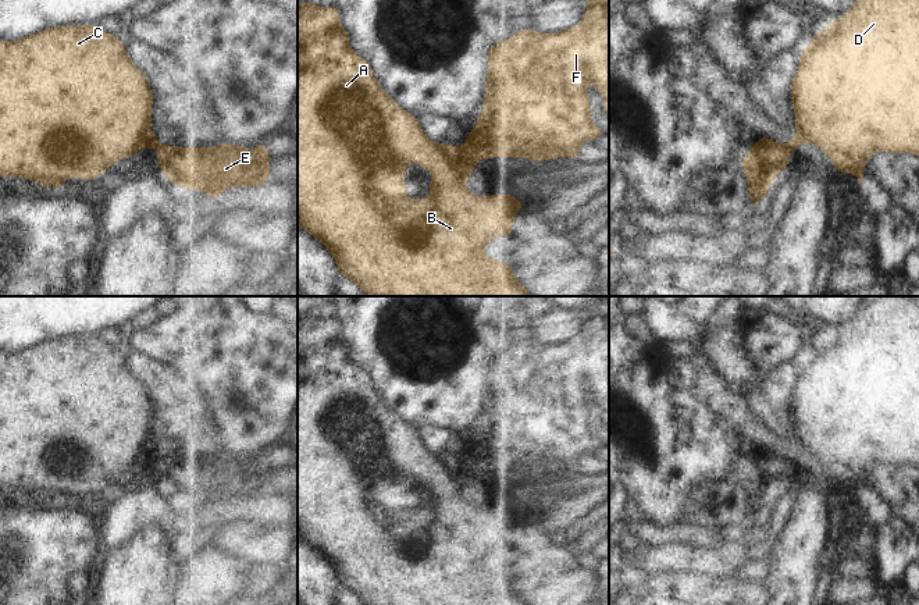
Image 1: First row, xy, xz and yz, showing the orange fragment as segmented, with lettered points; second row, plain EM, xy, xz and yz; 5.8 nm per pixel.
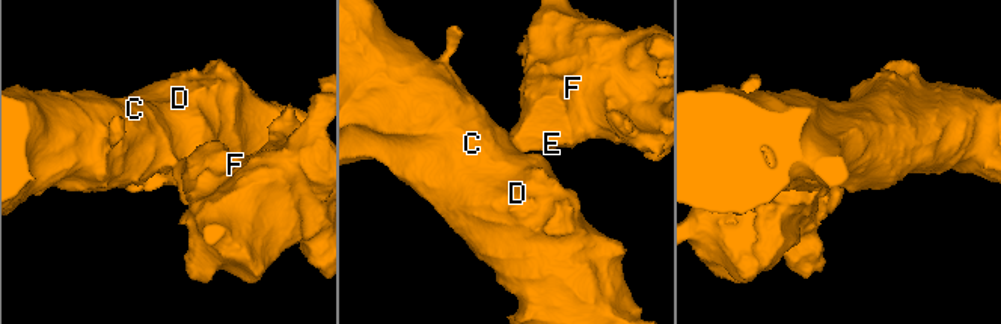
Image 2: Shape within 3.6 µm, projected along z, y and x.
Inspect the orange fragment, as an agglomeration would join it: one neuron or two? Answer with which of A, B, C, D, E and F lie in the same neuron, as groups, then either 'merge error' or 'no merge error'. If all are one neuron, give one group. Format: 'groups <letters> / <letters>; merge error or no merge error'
groups A B C D / E F; merge error

